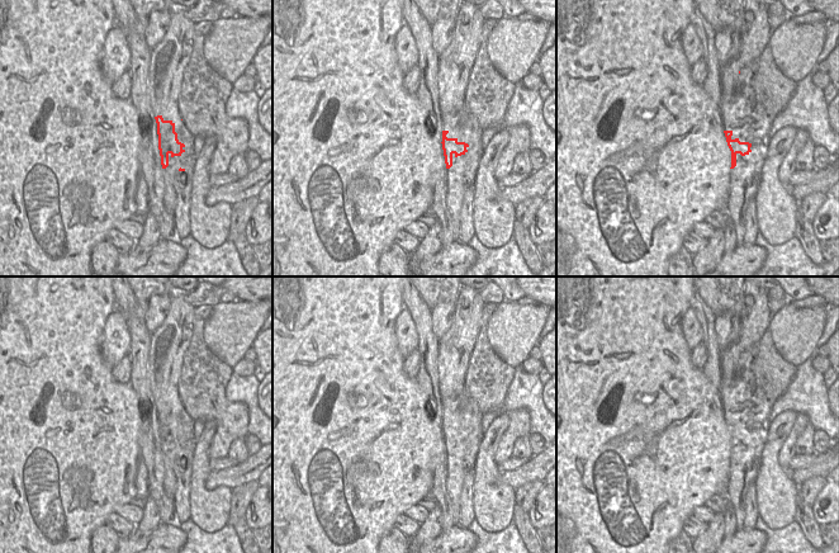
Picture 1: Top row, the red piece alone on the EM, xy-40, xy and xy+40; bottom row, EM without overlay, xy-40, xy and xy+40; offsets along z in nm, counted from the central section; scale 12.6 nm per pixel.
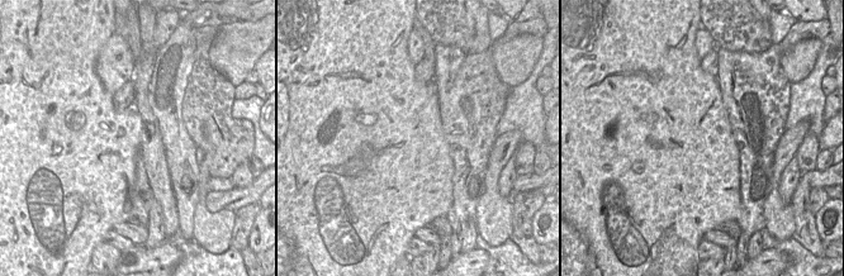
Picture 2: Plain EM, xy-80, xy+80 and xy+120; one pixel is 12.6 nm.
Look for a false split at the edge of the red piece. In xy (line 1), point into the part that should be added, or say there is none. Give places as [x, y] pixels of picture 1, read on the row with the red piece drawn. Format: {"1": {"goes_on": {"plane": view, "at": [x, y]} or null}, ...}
{"1": {"goes_on": null}}

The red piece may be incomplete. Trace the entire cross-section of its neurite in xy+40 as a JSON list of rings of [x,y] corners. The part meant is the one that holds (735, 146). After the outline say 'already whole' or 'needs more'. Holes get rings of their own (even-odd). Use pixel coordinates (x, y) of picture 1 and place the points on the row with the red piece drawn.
[[[724,131],[727,146],[731,151],[731,167],[736,166],[736,155],[740,153],[741,156],[749,155],[752,152],[750,147],[752,143],[749,142],[740,142],[739,138],[733,140],[733,131]]]; already whole

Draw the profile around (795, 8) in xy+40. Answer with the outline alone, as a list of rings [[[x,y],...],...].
[[[779,0],[786,13],[791,16],[801,16],[806,13],[814,11],[814,8],[807,0]]]

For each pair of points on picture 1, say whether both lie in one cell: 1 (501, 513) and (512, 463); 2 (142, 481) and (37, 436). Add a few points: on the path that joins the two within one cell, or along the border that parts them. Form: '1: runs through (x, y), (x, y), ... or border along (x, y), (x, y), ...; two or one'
1: border along (496, 464), (501, 471); two
2: border along (140, 453), (134, 496); two

